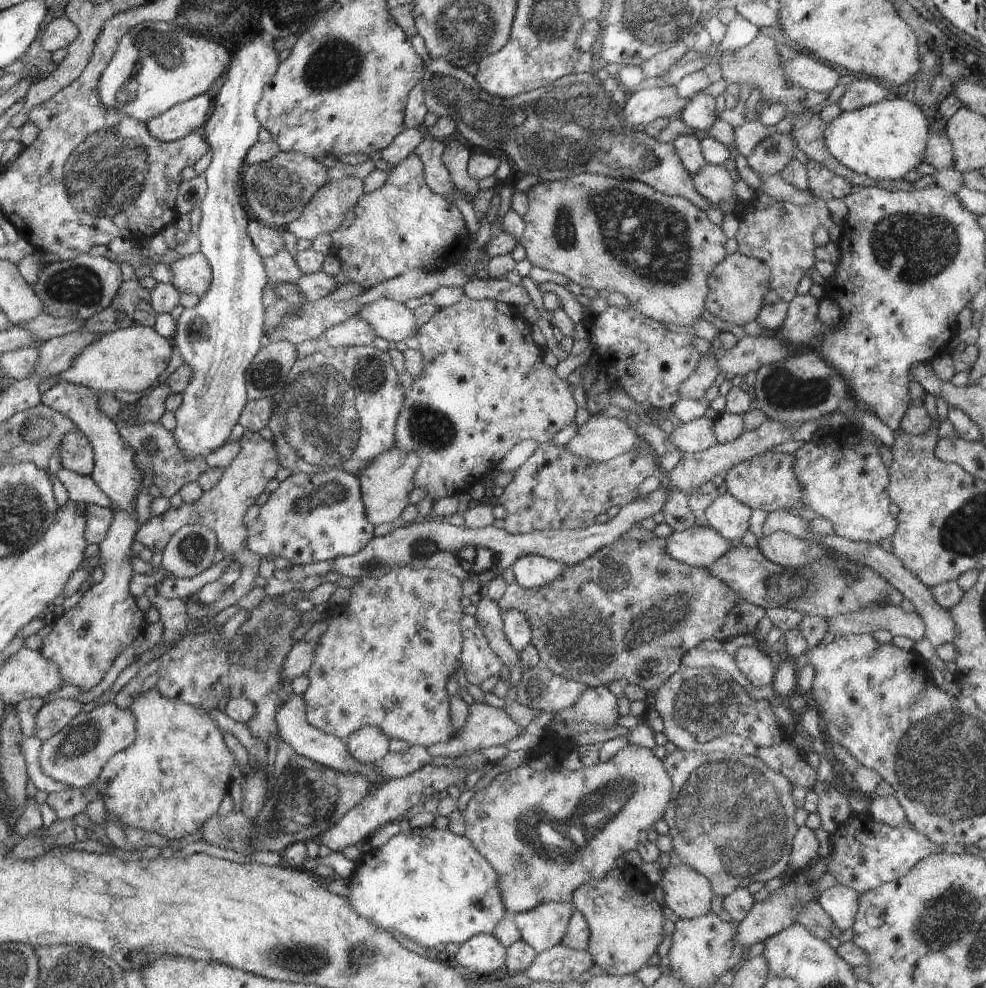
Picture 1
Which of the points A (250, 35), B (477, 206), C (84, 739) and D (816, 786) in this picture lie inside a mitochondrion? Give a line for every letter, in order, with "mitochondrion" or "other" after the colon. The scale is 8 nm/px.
A: other
B: other
C: mitochondrion
D: other

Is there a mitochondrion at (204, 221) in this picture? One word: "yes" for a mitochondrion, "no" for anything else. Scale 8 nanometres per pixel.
no

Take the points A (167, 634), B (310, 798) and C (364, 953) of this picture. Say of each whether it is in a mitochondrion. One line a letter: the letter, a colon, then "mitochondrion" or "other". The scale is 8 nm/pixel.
A: other
B: mitochondrion
C: mitochondrion

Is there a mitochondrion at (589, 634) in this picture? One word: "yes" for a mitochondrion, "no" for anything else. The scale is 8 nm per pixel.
yes

